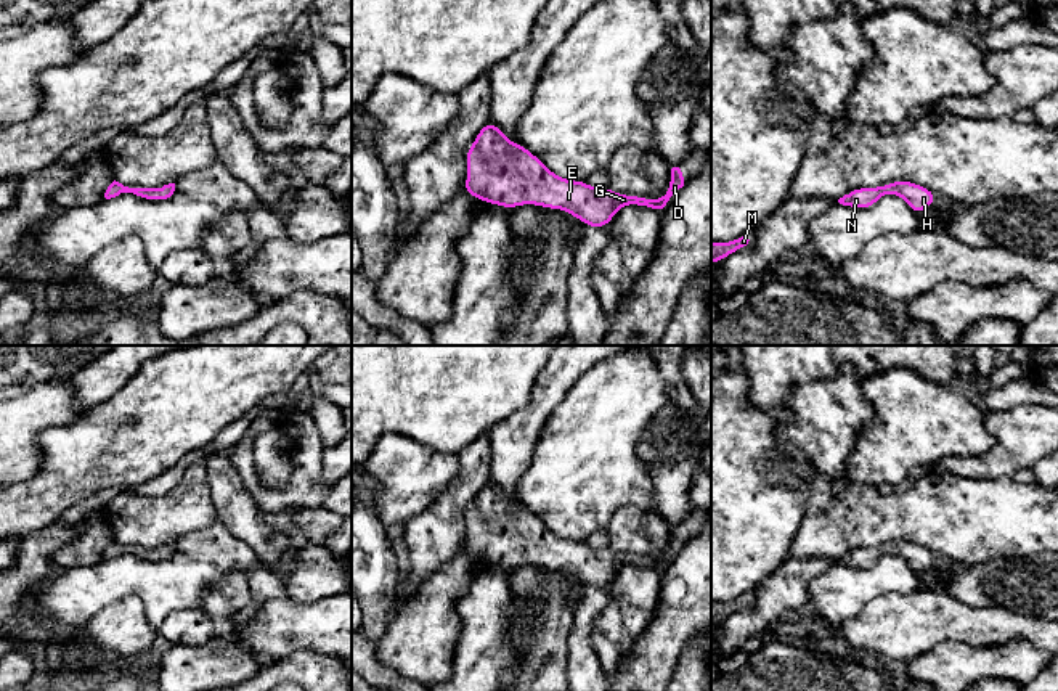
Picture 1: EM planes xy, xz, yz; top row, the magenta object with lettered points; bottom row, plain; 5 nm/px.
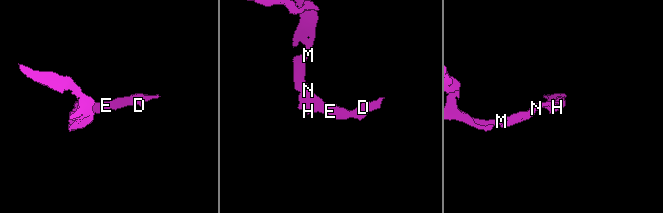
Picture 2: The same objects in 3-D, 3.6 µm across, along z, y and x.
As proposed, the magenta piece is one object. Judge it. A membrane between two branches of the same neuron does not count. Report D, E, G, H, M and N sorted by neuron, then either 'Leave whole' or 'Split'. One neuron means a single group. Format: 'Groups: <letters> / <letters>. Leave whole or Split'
Groups: D E G H M N. Leave whole

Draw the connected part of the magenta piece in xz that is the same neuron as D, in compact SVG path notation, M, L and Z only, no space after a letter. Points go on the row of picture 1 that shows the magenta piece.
M491 121L477 133L466 161L467 194L507 209L523 204L562 209L586 227L597 228L605 228L618 209L628 204L663 214L668 201L684 186L679 167L671 169L669 186L660 199L620 194L608 186L592 188L584 180L562 178L525 146L507 140Z

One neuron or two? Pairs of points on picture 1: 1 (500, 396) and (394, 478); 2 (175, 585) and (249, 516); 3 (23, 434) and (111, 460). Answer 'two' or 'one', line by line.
1: two
2: two
3: two

